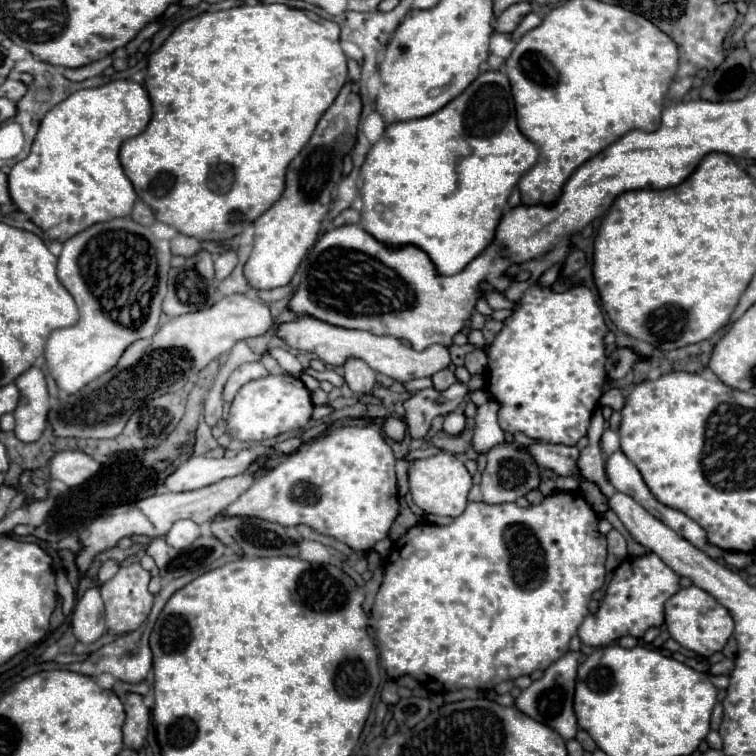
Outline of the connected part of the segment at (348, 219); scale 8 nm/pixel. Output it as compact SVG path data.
M348 208L348 210L344 210L344 212L334 220L334 224L336 224L336 226L344 226L344 224L358 224L358 220L360 220L360 214L358 214L356 210Z

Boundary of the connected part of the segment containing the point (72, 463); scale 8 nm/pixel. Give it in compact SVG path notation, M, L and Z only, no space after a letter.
M60 452L50 460L50 478L56 478L68 486L80 486L92 474L100 470L100 462L96 462L92 456L84 452Z

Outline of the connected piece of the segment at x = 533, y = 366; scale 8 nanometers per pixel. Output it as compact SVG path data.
M532 286L518 300L514 316L504 320L504 328L496 336L488 352L488 392L500 402L498 422L506 432L524 432L530 438L574 446L590 426L590 416L606 382L604 372L604 334L608 332L600 306L592 292L574 286L568 292L554 294L548 288Z

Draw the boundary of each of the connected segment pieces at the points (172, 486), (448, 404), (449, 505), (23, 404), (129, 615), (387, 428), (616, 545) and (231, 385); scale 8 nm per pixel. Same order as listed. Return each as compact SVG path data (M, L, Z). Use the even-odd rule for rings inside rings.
M254 446L238 452L234 458L206 458L206 456L192 456L180 468L176 468L166 480L164 488L170 492L184 492L184 490L198 490L210 486L222 478L236 476L244 472L256 458L270 456L270 446Z
M478 374L478 376L472 376L472 380L468 384L456 382L448 390L442 390L442 392L436 388L426 388L426 390L412 394L404 402L406 424L408 424L410 436L422 438L428 432L430 422L436 416L454 412L468 392L480 390L480 388L484 388L484 378Z
M438 452L436 456L414 460L408 468L408 484L410 494L416 506L420 506L426 514L440 514L440 516L460 516L466 508L466 496L472 488L472 476L468 474L466 466L450 452Z
M32 366L24 374L20 374L14 384L20 390L20 402L14 410L14 434L24 442L38 440L46 426L46 414L50 410L50 396L46 390L44 372L38 366Z
M132 564L130 568L120 568L116 576L100 588L100 592L104 594L102 600L106 606L106 626L110 634L120 636L132 632L148 618L148 612L154 602L154 596L148 592L148 582L150 582L150 572L144 570L140 564Z
M374 418L374 424L380 426L384 430L384 434L394 440L394 442L402 442L406 436L406 424L400 418Z
M610 530L606 534L608 540L608 558L606 558L606 570L612 572L624 558L626 558L626 540L618 530Z
M260 362L242 364L240 368L236 368L236 370L228 376L228 380L226 380L224 388L222 388L222 398L224 398L226 402L232 402L232 398L234 398L236 392L240 390L240 386L244 386L244 384L250 382L250 380L262 378L262 376L266 376L266 374L268 374L268 372L266 372L266 368L264 368Z

